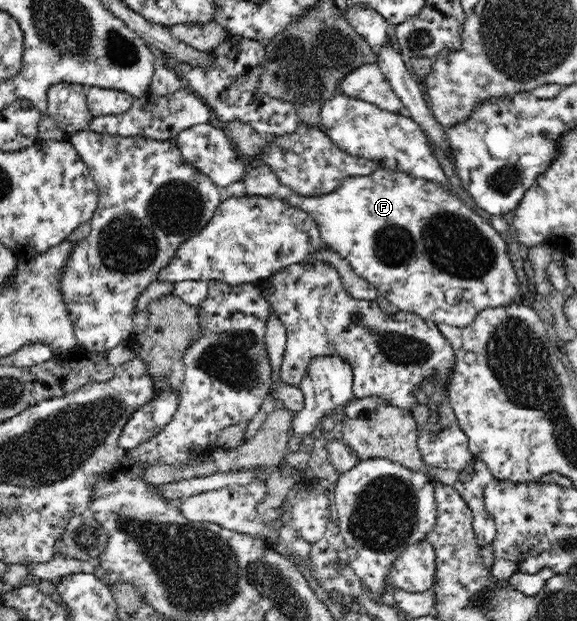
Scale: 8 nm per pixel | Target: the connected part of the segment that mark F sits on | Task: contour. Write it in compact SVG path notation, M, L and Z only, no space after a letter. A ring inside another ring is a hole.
M381 167L375 172L367 176L351 176L345 179L337 190L330 193L325 193L321 196L304 197L295 193L284 198L291 206L302 210L313 217L314 223L320 232L321 240L327 245L328 249L335 252L338 256L343 257L347 263L351 264L351 269L356 276L365 279L367 283L377 289L379 295L384 296L395 306L398 311L409 312L423 319L428 319L435 322L443 322L443 324L451 324L455 328L467 326L476 320L476 317L485 308L496 308L502 305L509 305L515 296L518 295L520 284L519 278L513 269L513 263L507 254L508 244L485 219L477 215L475 211L469 209L461 199L452 195L447 189L427 179L417 178L405 172L397 172ZM447 290L459 290L461 292L461 302L457 304L449 304L447 302Z

